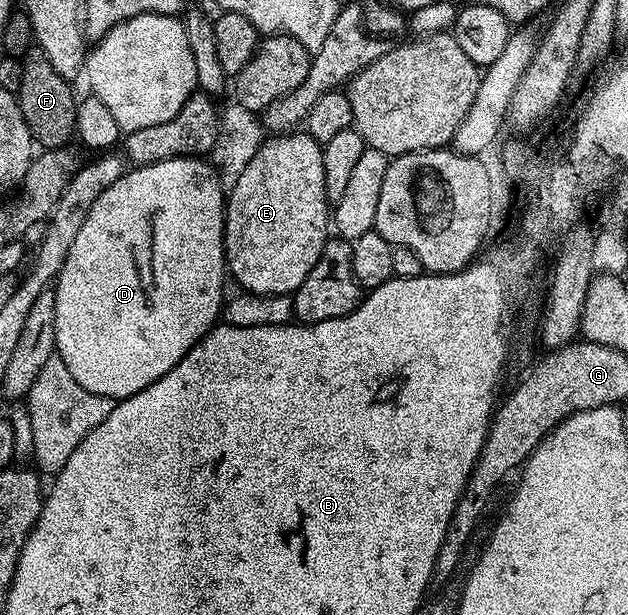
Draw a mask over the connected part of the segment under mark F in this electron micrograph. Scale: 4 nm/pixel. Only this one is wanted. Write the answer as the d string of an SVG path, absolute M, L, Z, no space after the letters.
M39 50L29 51L22 60L22 86L18 93L22 118L30 126L33 141L41 149L51 150L65 147L73 139L76 130L77 97L72 97L73 85L50 66L46 54Z

